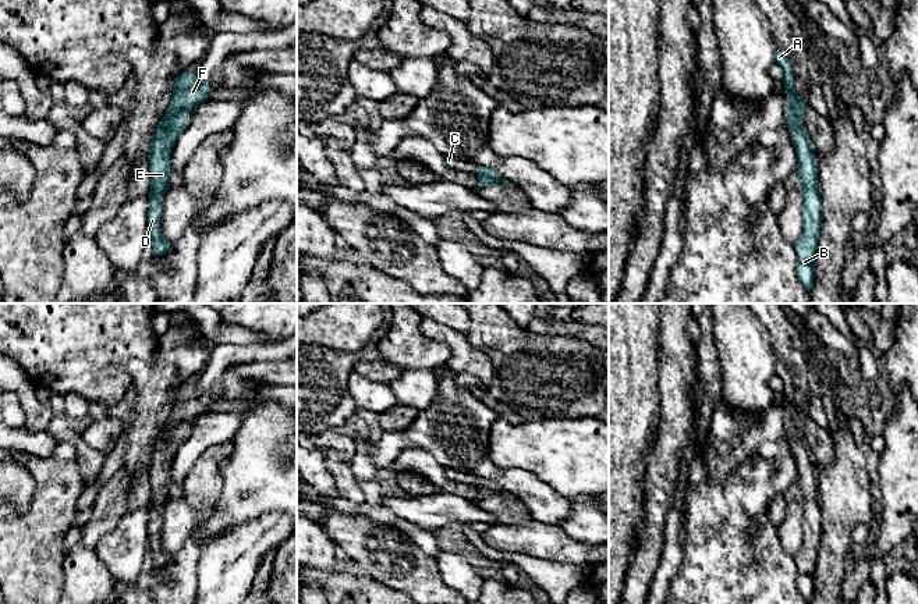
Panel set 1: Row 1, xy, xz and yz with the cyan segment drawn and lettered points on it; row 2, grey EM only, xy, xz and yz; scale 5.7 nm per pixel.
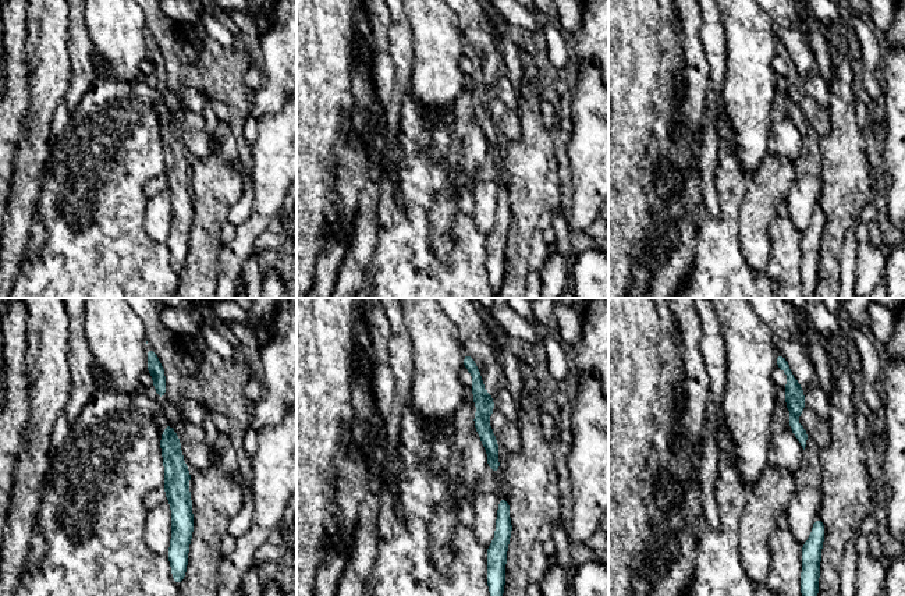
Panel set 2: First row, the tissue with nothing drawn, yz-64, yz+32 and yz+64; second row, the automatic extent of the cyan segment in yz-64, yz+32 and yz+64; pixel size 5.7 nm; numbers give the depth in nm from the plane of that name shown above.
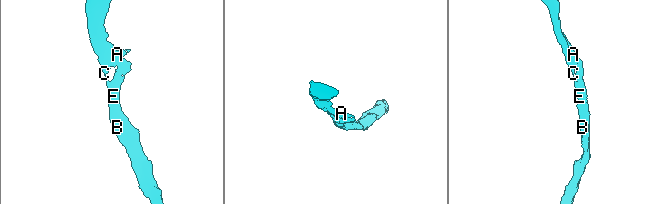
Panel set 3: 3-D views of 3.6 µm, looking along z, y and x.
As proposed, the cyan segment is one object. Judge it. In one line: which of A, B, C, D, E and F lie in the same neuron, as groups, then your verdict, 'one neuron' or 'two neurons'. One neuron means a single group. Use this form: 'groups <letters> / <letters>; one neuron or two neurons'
groups A B C D E F; one neuron

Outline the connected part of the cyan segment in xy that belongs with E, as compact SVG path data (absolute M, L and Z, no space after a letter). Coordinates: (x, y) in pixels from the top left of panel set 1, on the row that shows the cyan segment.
M182 70L174 81L173 97L169 113L162 118L159 127L152 134L148 163L150 168L152 189L149 205L149 237L153 244L153 255L164 256L173 248L173 242L164 242L160 232L159 220L162 214L162 199L170 188L170 152L180 134L187 127L187 110L209 100L208 90L212 82L198 82L191 70Z

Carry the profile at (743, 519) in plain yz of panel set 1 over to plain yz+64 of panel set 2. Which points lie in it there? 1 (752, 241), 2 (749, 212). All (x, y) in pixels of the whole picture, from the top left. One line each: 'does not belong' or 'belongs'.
1: does not belong
2: does not belong

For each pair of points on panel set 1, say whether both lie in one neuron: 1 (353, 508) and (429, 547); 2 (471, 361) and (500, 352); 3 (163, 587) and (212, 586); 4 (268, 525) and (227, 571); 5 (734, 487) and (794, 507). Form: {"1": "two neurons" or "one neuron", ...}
{"1": "one neuron", "2": "two neurons", "3": "two neurons", "4": "one neuron", "5": "two neurons"}

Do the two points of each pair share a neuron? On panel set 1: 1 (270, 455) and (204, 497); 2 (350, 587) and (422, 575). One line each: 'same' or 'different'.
1: different
2: different

